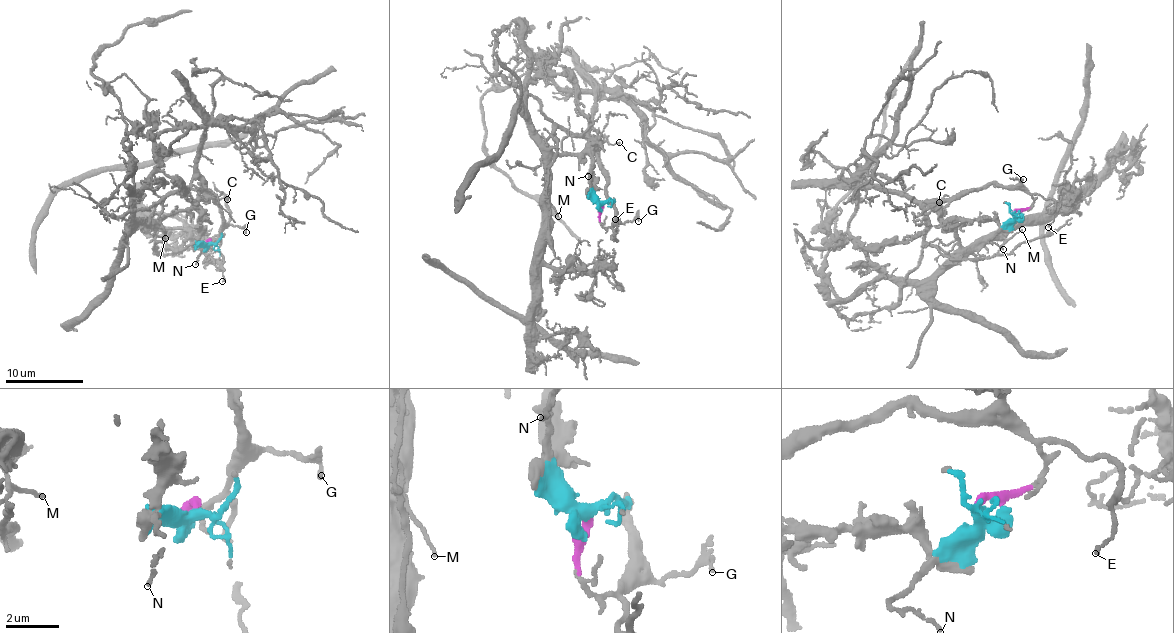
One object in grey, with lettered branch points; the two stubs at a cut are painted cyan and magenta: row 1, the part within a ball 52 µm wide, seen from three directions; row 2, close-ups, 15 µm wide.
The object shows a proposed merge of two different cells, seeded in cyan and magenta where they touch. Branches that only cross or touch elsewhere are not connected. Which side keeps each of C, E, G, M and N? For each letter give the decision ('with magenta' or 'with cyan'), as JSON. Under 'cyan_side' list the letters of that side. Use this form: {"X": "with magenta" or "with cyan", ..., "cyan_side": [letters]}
{"C": "with cyan", "E": "with magenta", "G": "with magenta", "M": "with cyan", "N": "with cyan", "cyan_side": ["C", "M", "N"]}

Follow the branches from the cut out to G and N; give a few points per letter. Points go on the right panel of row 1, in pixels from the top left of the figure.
G: (1013, 213), (1029, 207), (1033, 202), (1019, 178), (1023, 178)
N: (1013, 214), (1003, 229), (990, 239), (1003, 250)

